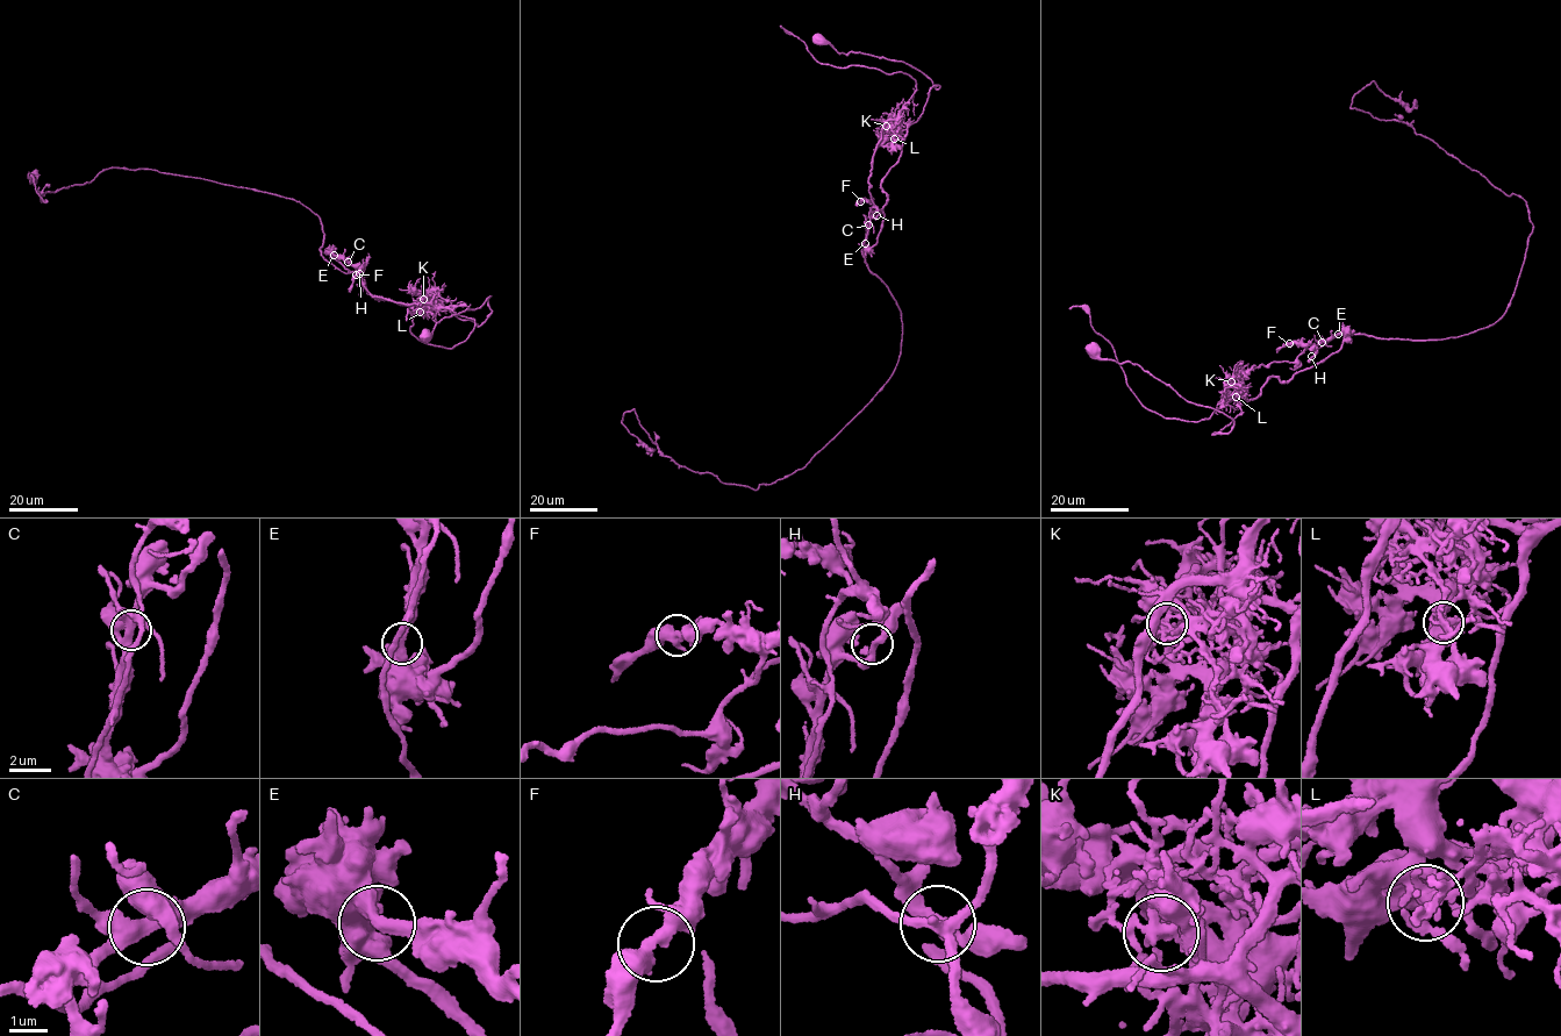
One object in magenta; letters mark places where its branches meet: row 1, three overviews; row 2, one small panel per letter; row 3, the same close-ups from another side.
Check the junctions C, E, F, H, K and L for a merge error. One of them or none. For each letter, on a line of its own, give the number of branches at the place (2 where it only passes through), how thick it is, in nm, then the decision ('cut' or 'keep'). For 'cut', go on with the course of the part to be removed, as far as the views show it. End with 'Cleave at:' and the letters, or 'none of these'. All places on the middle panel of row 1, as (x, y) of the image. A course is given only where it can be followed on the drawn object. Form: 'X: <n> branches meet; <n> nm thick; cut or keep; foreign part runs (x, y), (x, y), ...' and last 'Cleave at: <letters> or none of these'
C: 4 branches meet; 320 nm thick; keep
E: 2 branches meet; 380 nm thick; keep
F: 4 branches meet; 360 nm thick; keep
H: 2 branches meet; 320 nm thick; keep
K: 5 branches meet; 280 nm thick; cut; foreign part runs (886, 127), (861, 256), (901, 313), (893, 373), (804, 466), (757, 490), (681, 466), (624, 413), (649, 448)
L: 5 branches meet; 260 nm thick; keep
Cleave at: K

